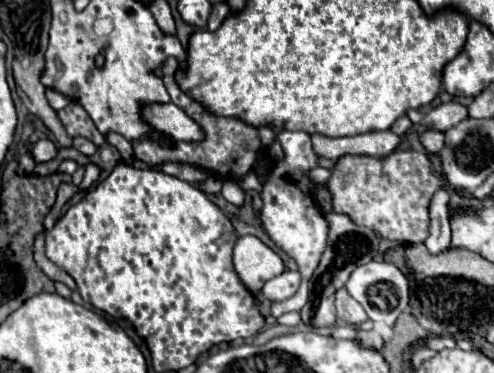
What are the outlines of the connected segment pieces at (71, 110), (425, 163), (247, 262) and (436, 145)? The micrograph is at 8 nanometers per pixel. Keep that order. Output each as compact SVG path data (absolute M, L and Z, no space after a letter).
M68 104L66 108L58 110L56 114L58 114L58 118L70 138L82 136L82 138L88 138L90 142L94 142L96 146L104 144L104 134L98 132L92 118L88 116L88 112L80 104Z
M396 148L384 158L378 156L342 156L336 160L332 168L332 176L328 178L326 186L332 194L332 208L338 214L346 214L354 224L370 228L378 238L386 238L400 244L418 244L428 238L428 206L436 190L440 190L446 184L444 176L440 176L428 154L418 150L400 150Z
M240 236L234 246L234 268L250 292L258 292L264 282L284 272L282 258L256 236Z
M428 130L428 132L420 134L420 140L422 140L422 144L424 144L424 148L426 148L428 152L438 154L438 152L442 150L442 146L444 146L444 132Z

